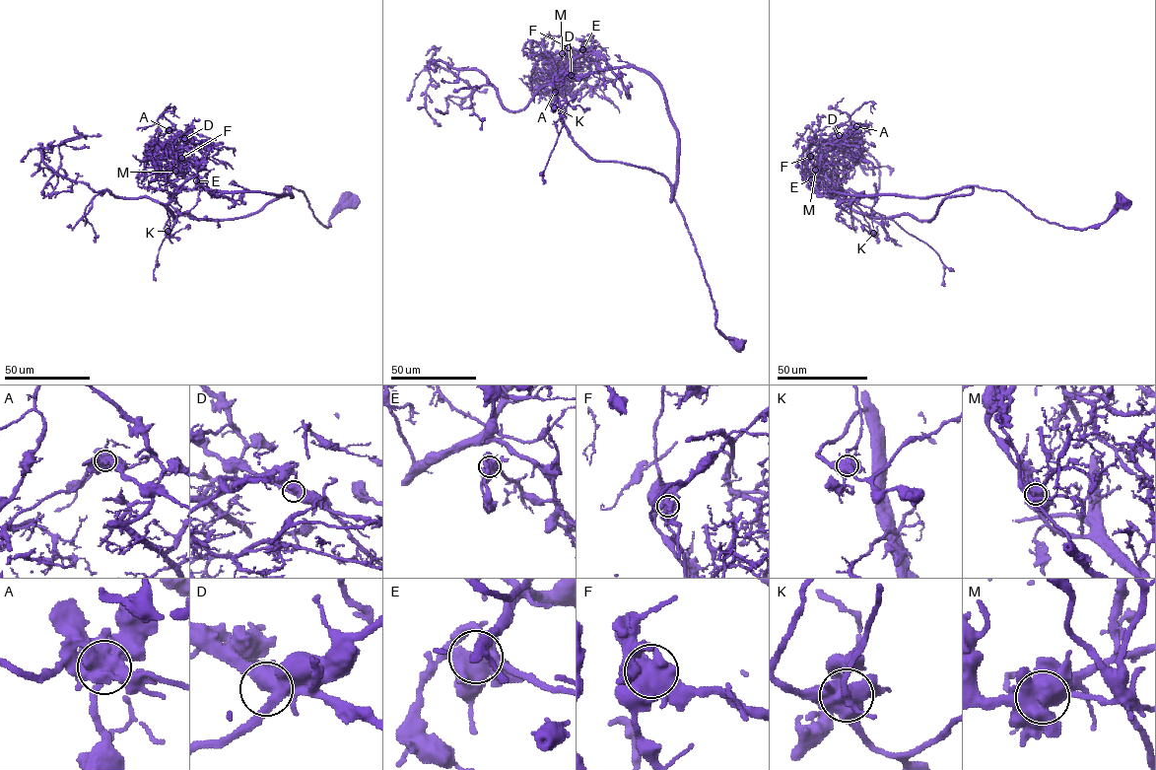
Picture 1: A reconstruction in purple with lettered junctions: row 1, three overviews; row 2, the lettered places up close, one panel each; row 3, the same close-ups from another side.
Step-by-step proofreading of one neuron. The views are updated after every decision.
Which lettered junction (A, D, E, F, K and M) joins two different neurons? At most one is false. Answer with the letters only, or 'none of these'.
none of these

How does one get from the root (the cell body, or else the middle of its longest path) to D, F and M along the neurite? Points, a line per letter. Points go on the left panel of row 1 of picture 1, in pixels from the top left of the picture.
D: (353, 202), (327, 227), (292, 186), (292, 197), (215, 194), (196, 174), (207, 147), (184, 138)
F: (353, 202), (327, 227), (301, 190), (288, 186), (292, 197), (216, 195), (199, 177), (184, 178), (181, 158)
M: (353, 202), (327, 227), (293, 187), (292, 197), (219, 195), (187, 167), (175, 171)

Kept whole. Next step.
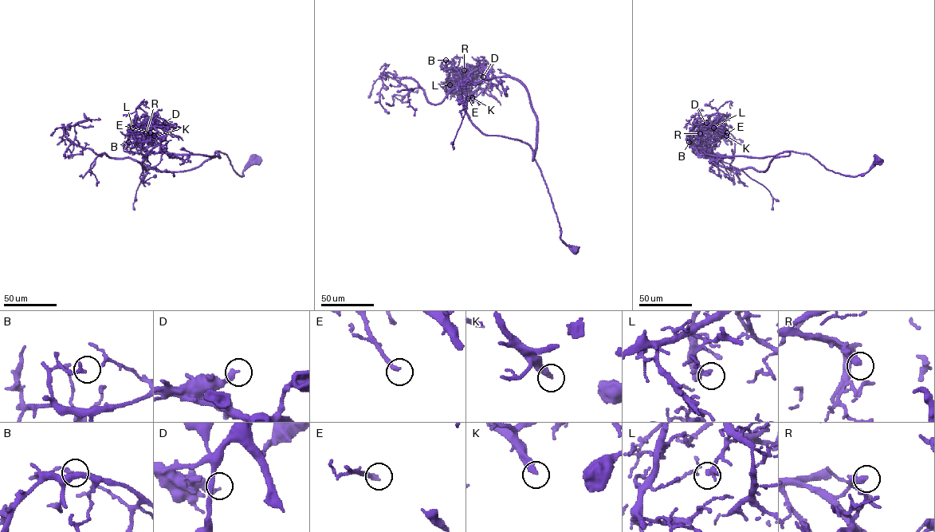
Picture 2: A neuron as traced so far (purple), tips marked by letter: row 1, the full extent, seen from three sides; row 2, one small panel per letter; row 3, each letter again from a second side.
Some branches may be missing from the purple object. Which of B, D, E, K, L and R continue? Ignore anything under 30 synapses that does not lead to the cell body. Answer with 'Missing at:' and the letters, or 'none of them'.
Missing at: E, K, R

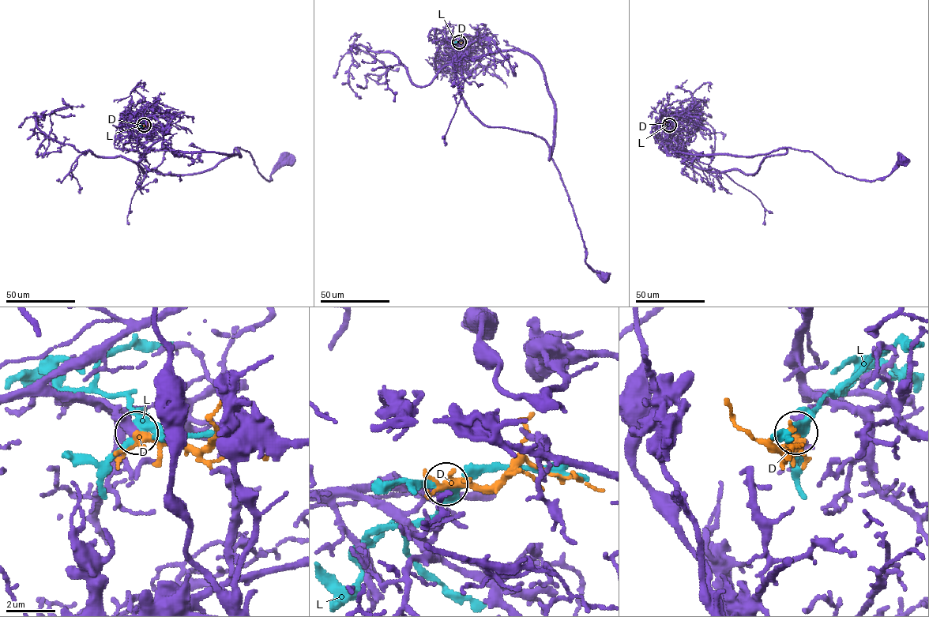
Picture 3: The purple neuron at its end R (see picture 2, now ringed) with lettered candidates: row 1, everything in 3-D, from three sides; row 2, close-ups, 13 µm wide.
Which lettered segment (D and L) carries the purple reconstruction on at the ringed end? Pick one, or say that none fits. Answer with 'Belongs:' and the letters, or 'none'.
Belongs: D

